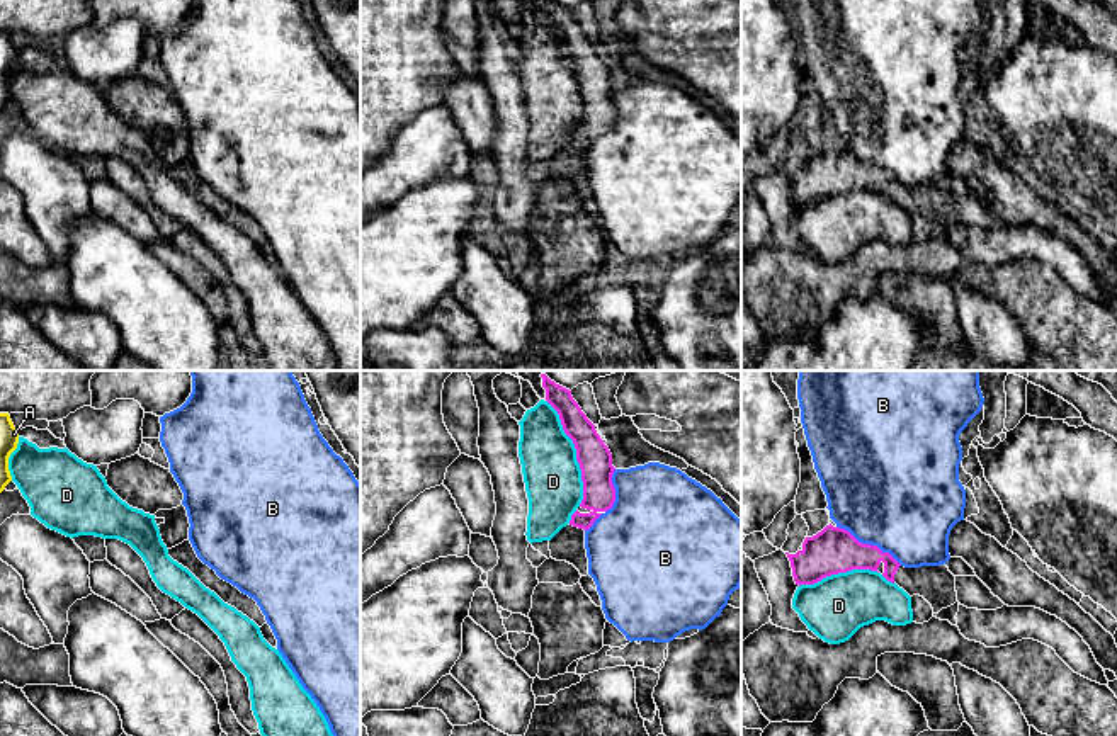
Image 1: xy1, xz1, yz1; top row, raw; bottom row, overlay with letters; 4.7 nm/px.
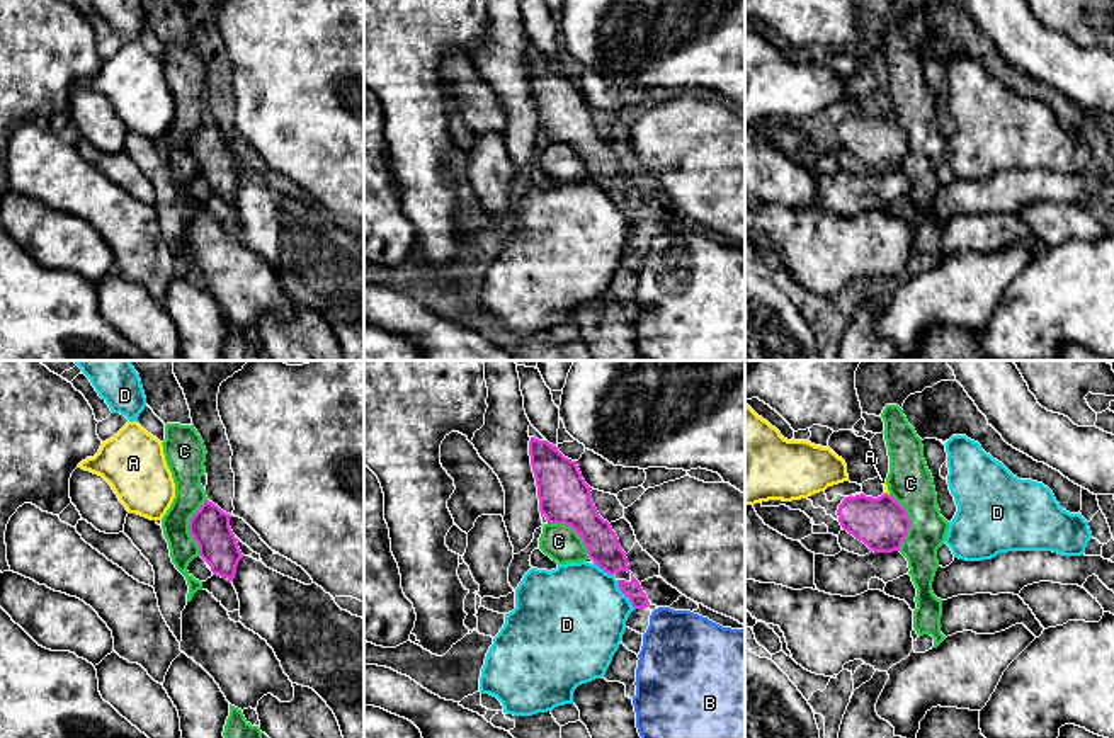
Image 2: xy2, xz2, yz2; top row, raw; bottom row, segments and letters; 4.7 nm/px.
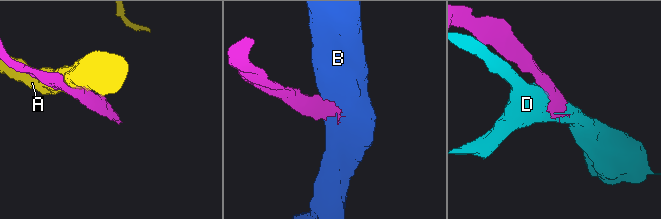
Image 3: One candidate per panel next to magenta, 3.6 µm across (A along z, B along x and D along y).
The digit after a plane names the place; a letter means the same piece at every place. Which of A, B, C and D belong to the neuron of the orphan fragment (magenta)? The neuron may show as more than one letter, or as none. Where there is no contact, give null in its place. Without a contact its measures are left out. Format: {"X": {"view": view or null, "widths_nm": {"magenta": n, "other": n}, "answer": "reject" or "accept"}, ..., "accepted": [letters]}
{"A": {"view": "yz2", "widths_nm": {"magenta": 240, "other": 20}, "answer": "reject"}, "B": {"view": "yz1", "widths_nm": {"magenta": 220, "other": 500}, "answer": "reject"}, "C": {"view": "xy2", "widths_nm": {"magenta": 190, "other": 140}, "answer": "reject"}, "D": {"view": "xz1", "widths_nm": {"magenta": 160, "other": 280}, "answer": "reject"}, "accepted": []}

